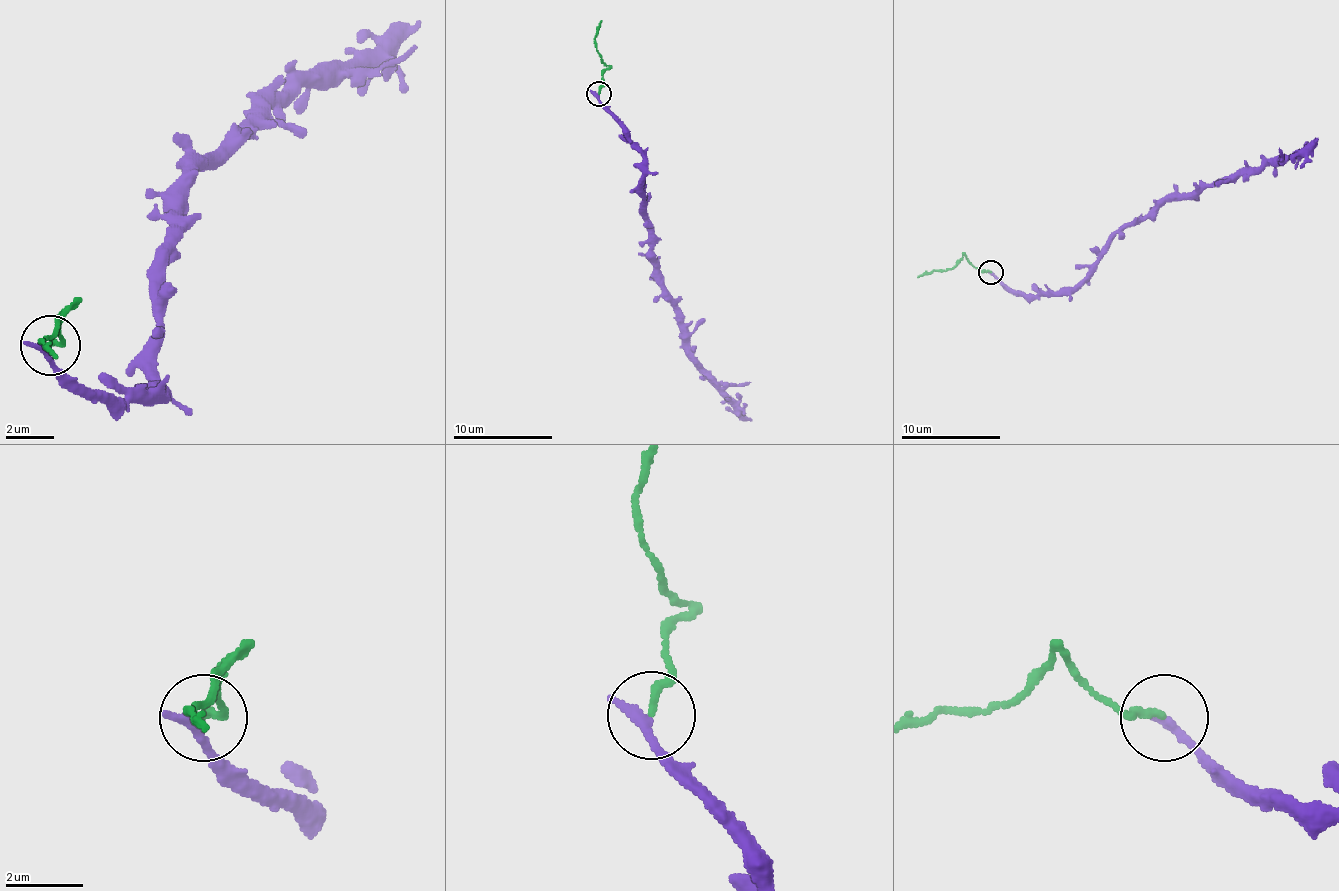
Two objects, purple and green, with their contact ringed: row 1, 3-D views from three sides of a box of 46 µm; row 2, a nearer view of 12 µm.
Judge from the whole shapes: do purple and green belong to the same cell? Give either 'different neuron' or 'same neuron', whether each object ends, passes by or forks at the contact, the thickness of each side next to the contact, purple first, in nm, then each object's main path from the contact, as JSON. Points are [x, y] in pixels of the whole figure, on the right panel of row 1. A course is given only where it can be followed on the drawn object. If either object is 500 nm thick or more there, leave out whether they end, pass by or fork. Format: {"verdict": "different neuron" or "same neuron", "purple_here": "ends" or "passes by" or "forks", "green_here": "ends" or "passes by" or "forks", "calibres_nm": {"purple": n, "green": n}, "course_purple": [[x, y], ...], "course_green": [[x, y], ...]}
{"verdict": "different neuron", "purple_here": "ends", "green_here": "ends", "calibres_nm": {"purple": 320, "green": 180}, "course_purple": [[990, 274], [1022, 294], [1072, 291], [1114, 234], [1209, 184], [1298, 157], [1318, 137]], "course_green": [[990, 271], [975, 269], [960, 259], [945, 271], [923, 271], [918, 276]]}

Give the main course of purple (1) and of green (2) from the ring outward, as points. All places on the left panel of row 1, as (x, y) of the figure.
1: (49, 350), (103, 398), (157, 392), (157, 254), (175, 236), (181, 187), (265, 103), (373, 67), (422, 19)
2: (49, 344), (61, 338), (61, 314), (43, 344), (55, 356)

